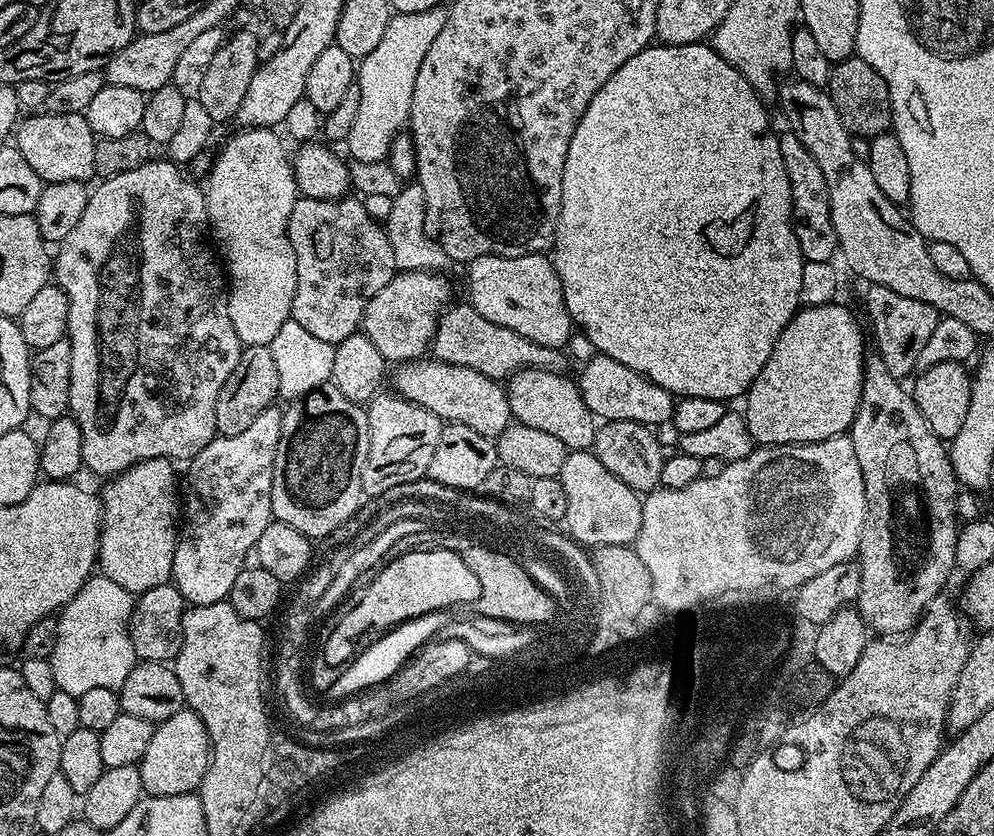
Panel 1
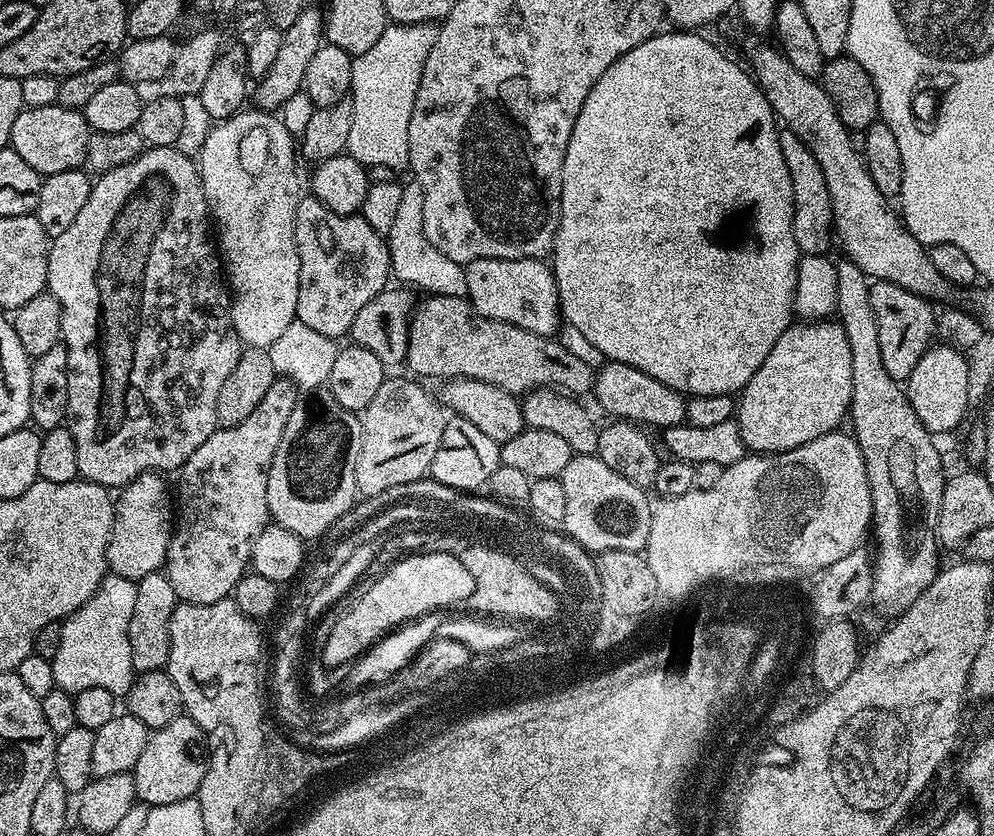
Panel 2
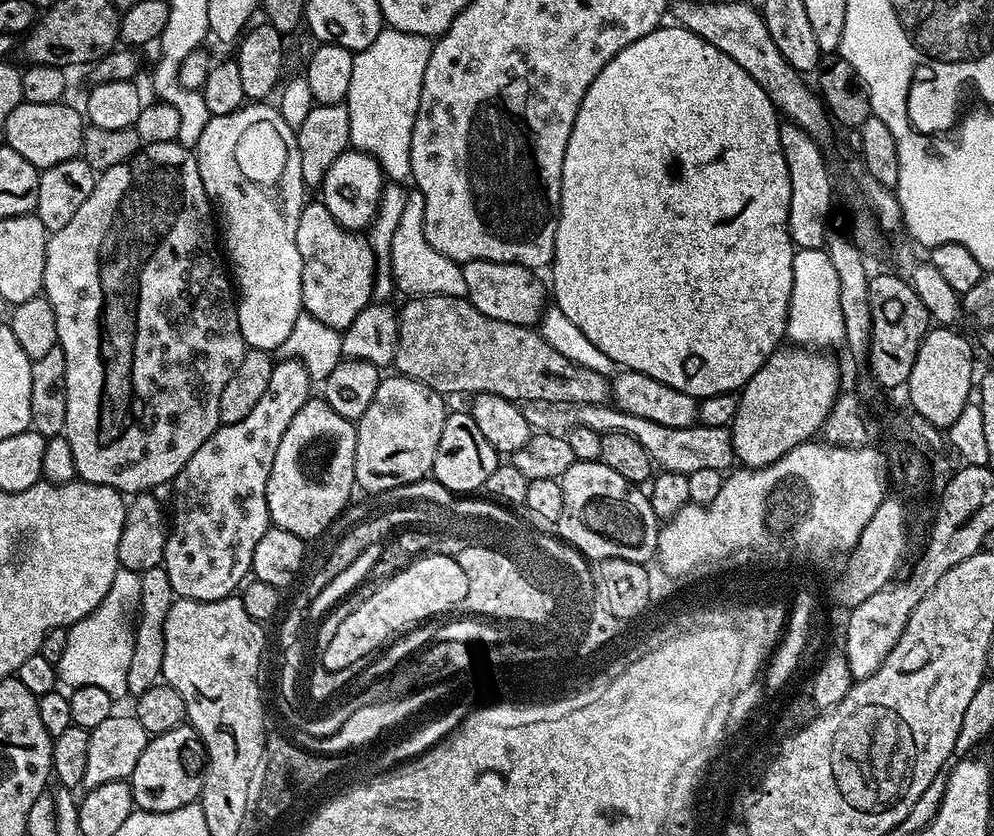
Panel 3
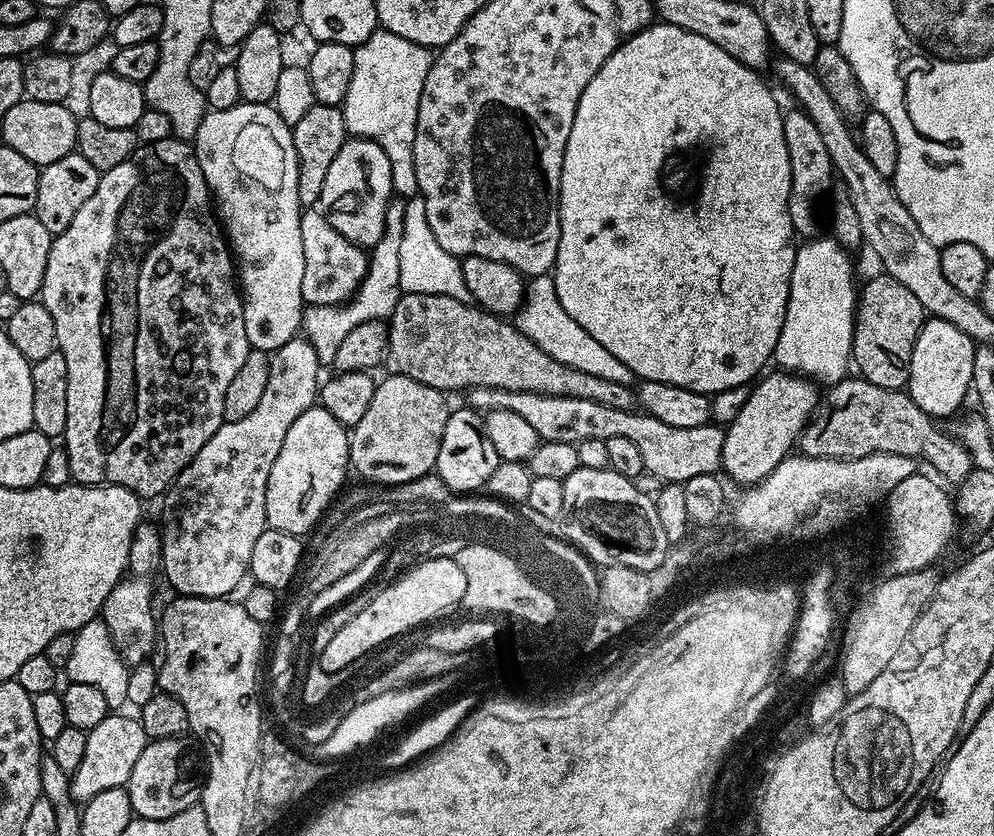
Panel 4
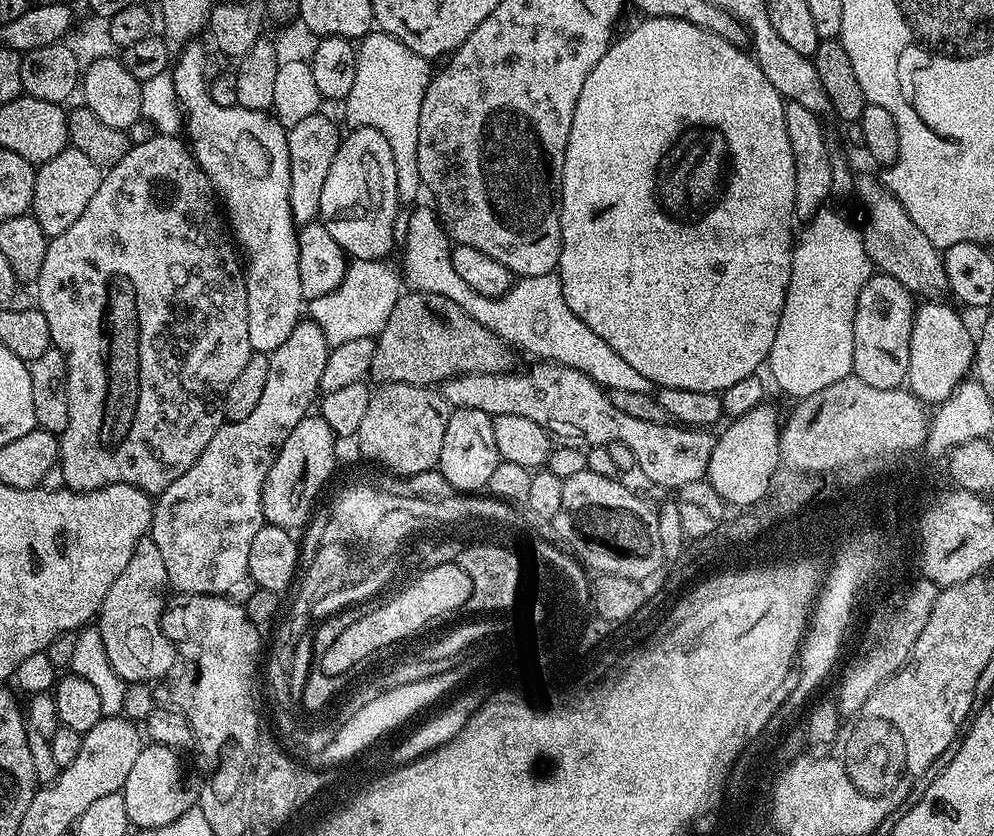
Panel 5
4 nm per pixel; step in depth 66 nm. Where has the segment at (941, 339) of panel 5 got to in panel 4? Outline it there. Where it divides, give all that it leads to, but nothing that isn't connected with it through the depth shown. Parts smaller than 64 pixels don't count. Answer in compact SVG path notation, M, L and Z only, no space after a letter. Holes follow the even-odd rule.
M925 319L910 358L910 374L906 385L908 397L927 416L941 418L954 415L964 399L970 396L977 347L976 341L962 334L958 326L950 326L950 322L945 320Z

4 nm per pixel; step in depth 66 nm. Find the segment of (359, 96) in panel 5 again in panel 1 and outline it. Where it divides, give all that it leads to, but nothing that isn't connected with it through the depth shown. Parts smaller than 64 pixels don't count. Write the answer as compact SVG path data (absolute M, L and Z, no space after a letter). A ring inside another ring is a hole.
M447 7L422 10L418 14L396 12L382 33L378 46L362 57L358 64L355 83L360 91L358 115L346 141L347 155L360 164L376 164L387 161L388 151L396 136L408 124L410 102L414 98L414 78L422 67L422 58L430 51L434 38L438 38L442 26L446 26Z

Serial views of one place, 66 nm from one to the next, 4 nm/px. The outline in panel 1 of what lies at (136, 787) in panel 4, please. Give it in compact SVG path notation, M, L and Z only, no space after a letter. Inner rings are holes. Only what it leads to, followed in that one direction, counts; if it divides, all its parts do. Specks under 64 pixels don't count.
M187 706L178 710L178 714L170 714L170 718L153 727L150 746L146 746L146 754L138 765L145 793L149 796L181 796L187 792L195 793L208 769L209 755L210 741L202 718L198 718L198 714Z

